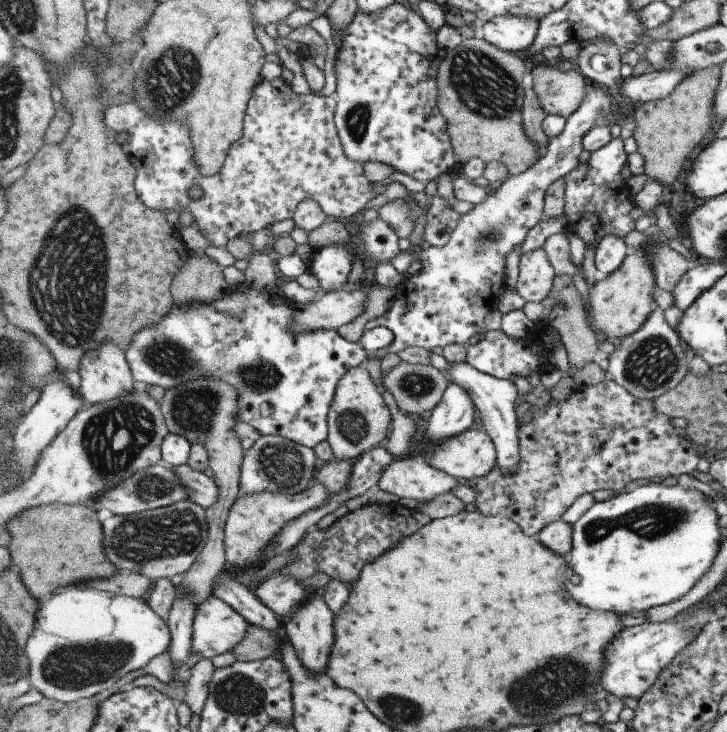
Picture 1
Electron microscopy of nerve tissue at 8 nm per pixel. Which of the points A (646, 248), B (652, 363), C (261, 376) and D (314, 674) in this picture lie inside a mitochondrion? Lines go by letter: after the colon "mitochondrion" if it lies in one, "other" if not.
A: other
B: mitochondrion
C: mitochondrion
D: other

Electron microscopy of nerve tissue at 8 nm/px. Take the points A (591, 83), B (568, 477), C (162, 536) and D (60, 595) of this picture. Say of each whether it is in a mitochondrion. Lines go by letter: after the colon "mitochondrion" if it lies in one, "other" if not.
A: other
B: other
C: mitochondrion
D: other

